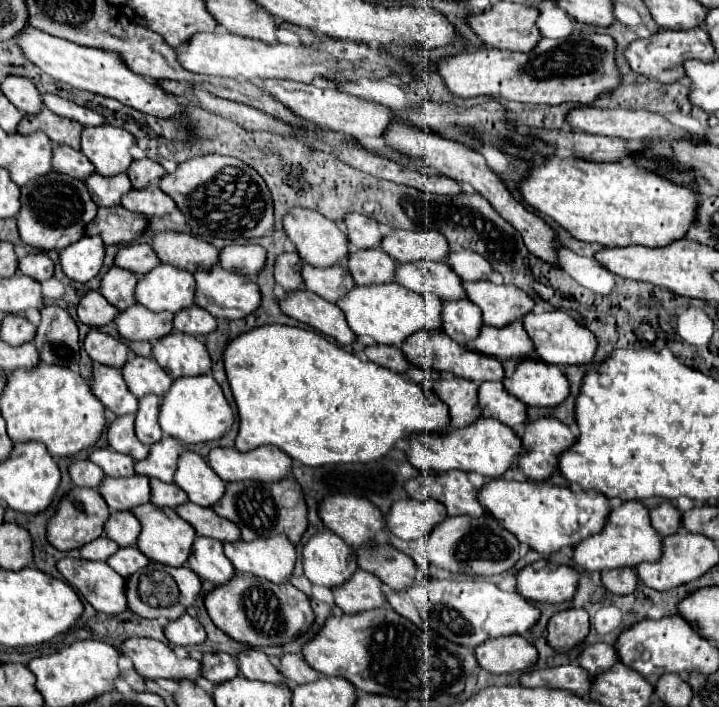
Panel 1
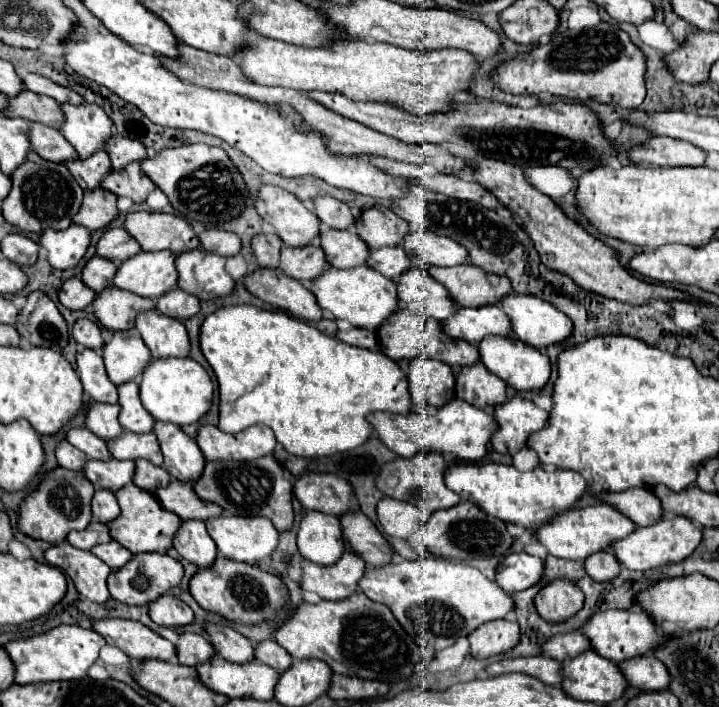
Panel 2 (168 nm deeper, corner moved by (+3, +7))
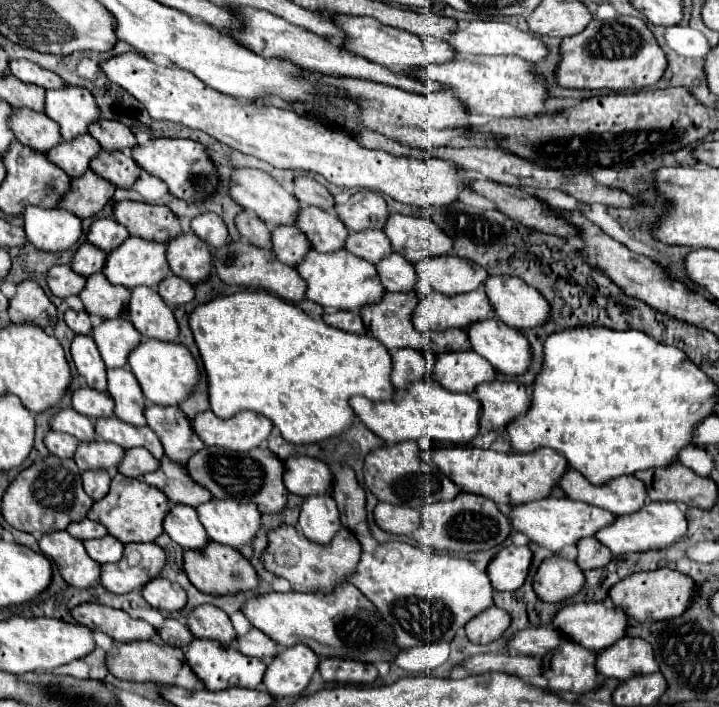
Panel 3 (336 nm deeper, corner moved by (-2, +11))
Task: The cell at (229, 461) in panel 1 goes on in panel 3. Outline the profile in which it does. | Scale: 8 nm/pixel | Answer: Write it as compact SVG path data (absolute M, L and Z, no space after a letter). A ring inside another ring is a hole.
M208 410L198 414L192 426L206 446L220 446L234 452L248 452L264 446L272 432L272 420L256 412L240 412L240 416L232 420L220 420Z

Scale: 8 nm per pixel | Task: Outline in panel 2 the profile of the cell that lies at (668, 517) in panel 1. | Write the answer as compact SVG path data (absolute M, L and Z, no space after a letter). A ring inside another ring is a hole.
M593 486L587 488L587 494L597 496L601 502L611 504L615 510L623 512L637 526L651 526L663 514L659 498L647 488L627 488L627 492L595 492Z

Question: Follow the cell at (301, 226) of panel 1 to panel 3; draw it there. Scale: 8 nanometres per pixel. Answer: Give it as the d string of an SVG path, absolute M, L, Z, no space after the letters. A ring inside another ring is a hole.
M238 168L232 174L232 182L230 182L230 196L244 208L244 210L252 210L258 214L258 218L262 218L270 228L276 226L294 226L300 214L300 204L296 200L294 194L286 192L270 174L256 170L256 168Z

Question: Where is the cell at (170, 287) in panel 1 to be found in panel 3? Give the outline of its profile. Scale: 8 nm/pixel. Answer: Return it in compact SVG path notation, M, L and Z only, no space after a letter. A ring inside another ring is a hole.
M130 236L120 248L112 250L104 266L104 276L112 284L126 288L156 288L168 274L170 266L166 260L166 244L154 244L136 236Z

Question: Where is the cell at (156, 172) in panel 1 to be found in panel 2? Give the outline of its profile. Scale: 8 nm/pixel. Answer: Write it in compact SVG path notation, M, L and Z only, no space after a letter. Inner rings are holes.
M117 134L111 136L111 140L107 140L105 152L111 158L113 170L121 170L129 162L141 162L147 158L145 146L139 140L131 140L131 138L117 136Z

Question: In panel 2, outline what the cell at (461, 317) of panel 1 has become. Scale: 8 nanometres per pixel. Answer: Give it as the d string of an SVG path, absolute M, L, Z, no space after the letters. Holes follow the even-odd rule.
M411 268L393 280L399 292L399 306L425 314L435 320L445 320L457 312L457 304L449 298L447 290L421 268Z

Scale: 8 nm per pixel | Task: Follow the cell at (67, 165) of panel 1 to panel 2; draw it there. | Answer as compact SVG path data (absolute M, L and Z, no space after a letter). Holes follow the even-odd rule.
M31 122L27 136L31 140L31 150L37 152L43 160L61 162L61 160L77 158L75 148L63 138L63 134L57 128Z

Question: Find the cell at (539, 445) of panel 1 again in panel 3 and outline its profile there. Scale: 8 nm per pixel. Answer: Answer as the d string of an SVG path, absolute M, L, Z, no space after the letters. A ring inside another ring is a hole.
M484 382L476 388L476 396L482 404L480 426L486 430L506 430L506 426L524 416L532 404L526 388L518 382Z

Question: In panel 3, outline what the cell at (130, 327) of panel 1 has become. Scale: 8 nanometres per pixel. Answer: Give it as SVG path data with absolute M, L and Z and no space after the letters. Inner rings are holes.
M102 274L90 276L84 290L80 292L84 308L88 314L96 314L104 320L116 318L124 312L130 300L130 290L108 282Z

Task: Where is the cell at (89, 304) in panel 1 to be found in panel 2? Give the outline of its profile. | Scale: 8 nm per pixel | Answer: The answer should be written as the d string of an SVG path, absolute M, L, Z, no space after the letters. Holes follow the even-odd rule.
M77 276L65 280L59 288L59 302L69 310L83 310L87 308L95 298L95 292L87 288Z

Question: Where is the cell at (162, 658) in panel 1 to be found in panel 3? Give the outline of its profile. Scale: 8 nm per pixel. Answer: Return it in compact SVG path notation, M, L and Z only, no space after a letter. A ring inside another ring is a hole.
M96 602L80 604L72 610L72 616L78 624L88 626L90 630L104 632L116 642L134 642L134 640L156 640L158 630L138 618L132 618L126 612L116 608L108 608Z

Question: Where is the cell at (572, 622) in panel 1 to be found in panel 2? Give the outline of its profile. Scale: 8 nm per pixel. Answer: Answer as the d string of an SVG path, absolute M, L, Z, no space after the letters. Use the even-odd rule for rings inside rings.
M557 578L537 592L535 608L549 622L563 622L583 608L583 592L575 582Z

